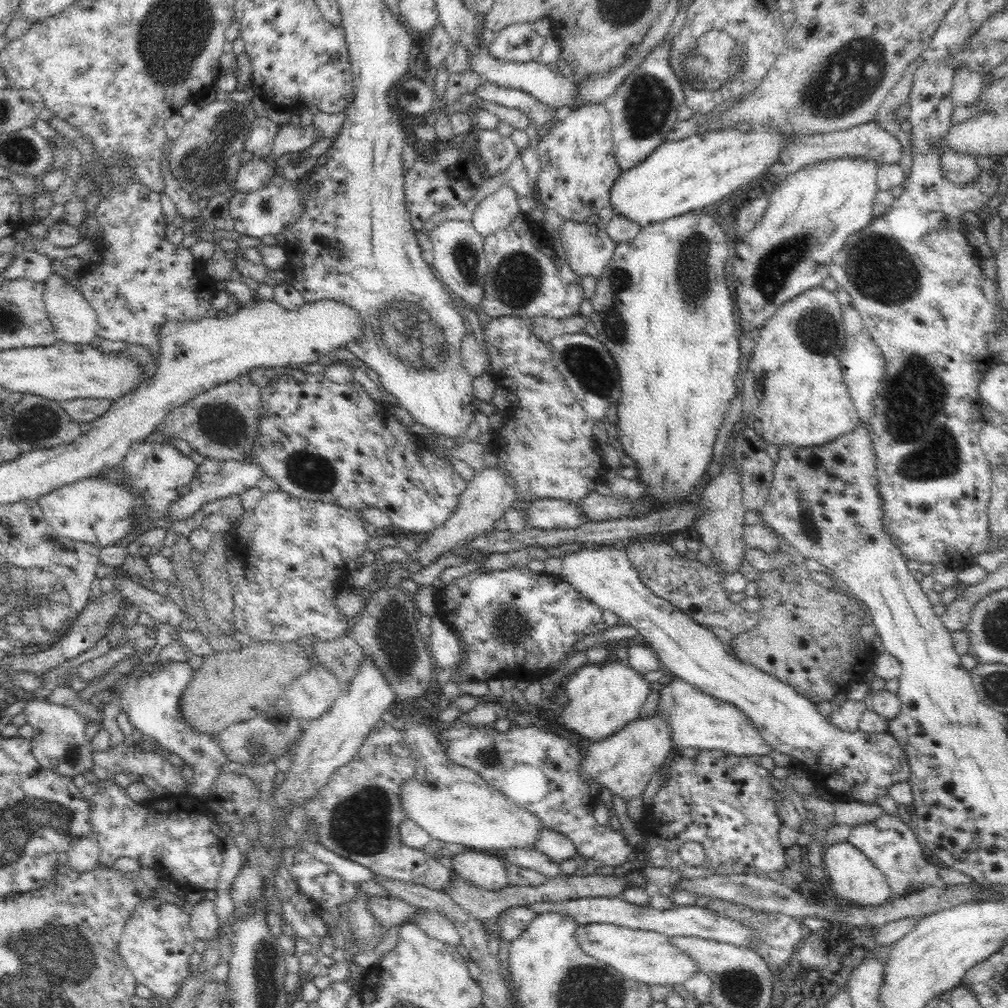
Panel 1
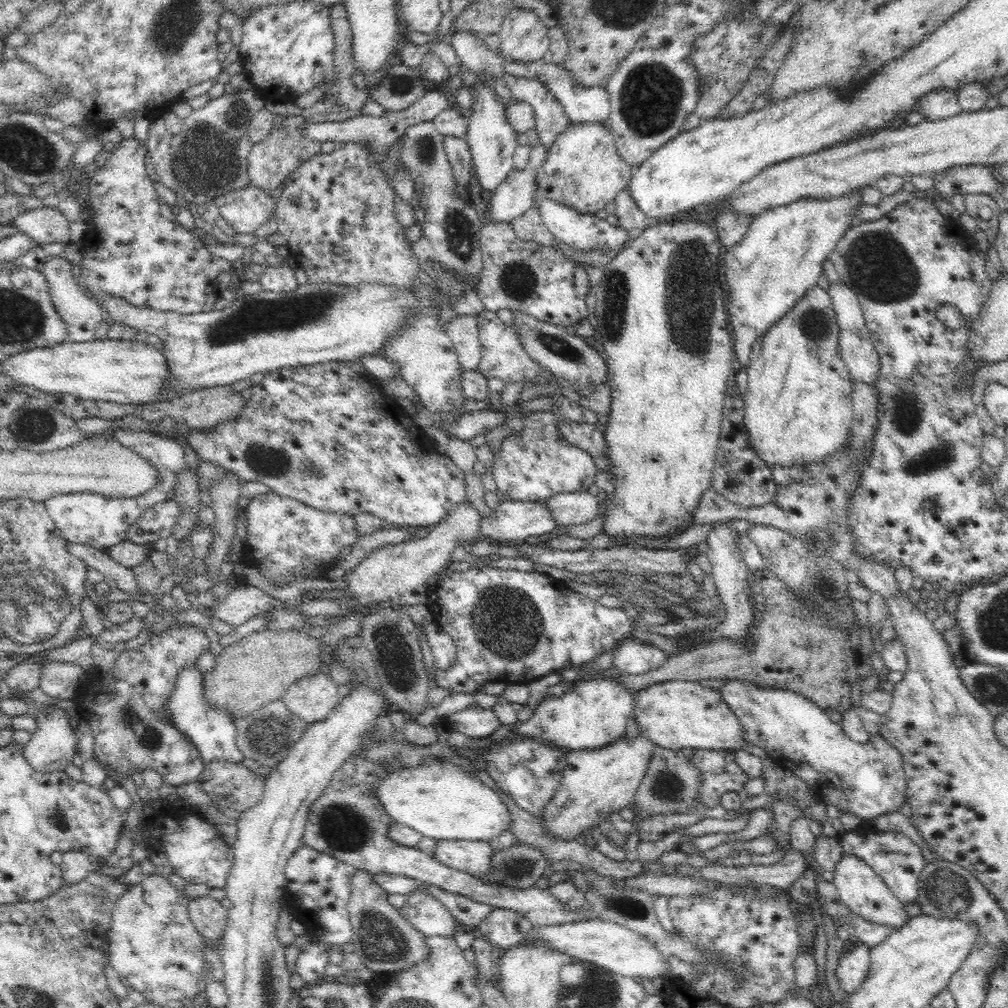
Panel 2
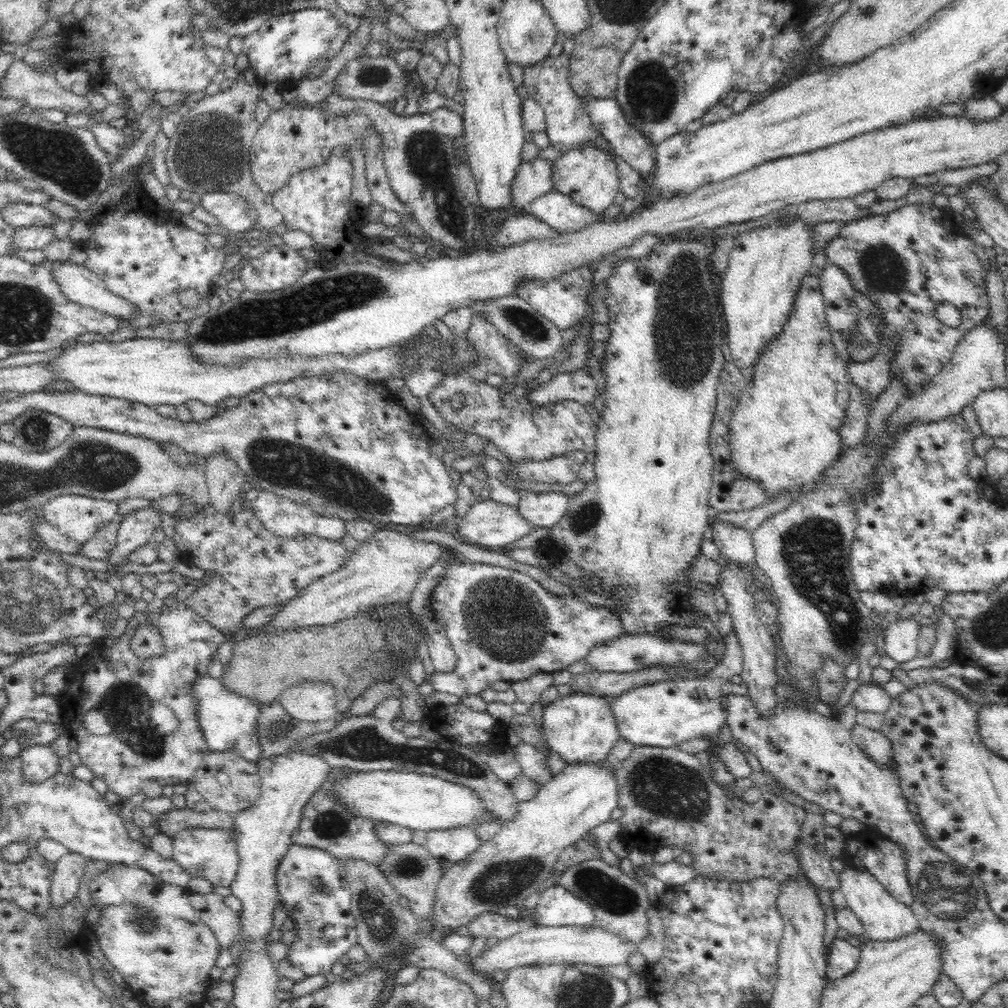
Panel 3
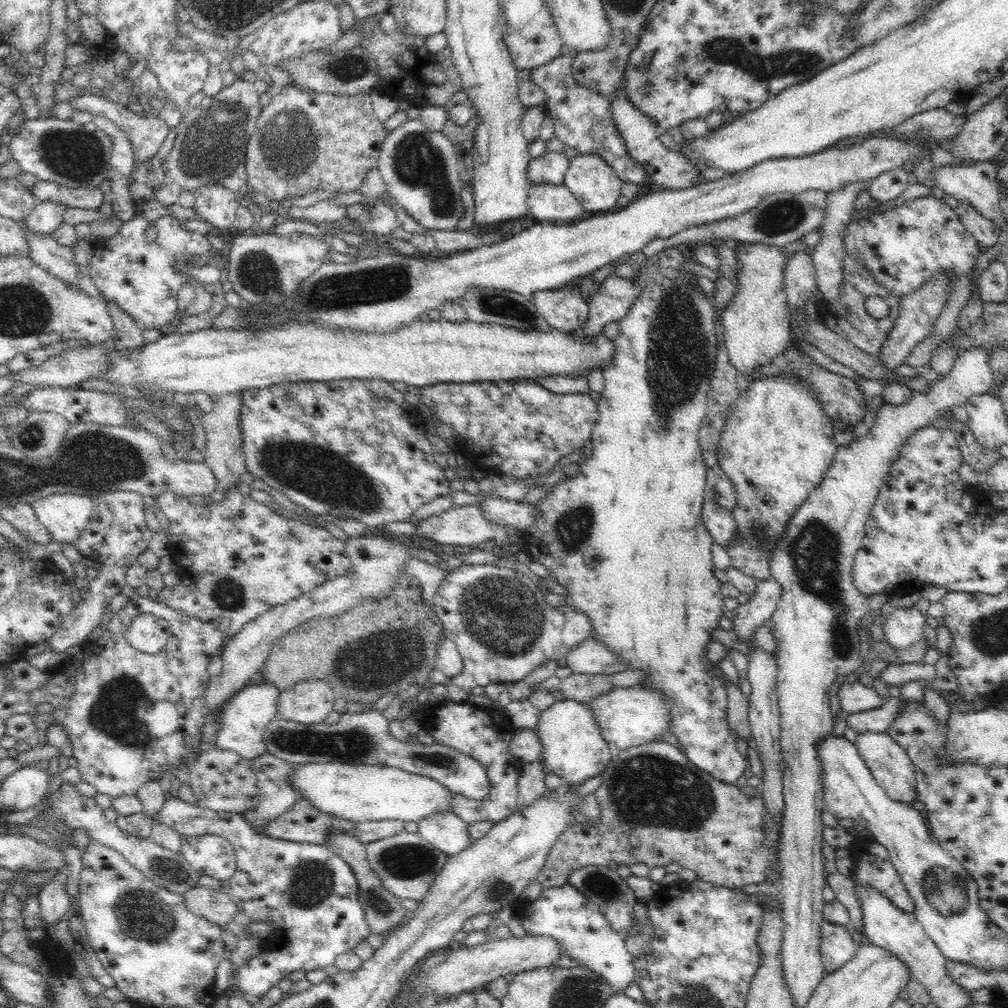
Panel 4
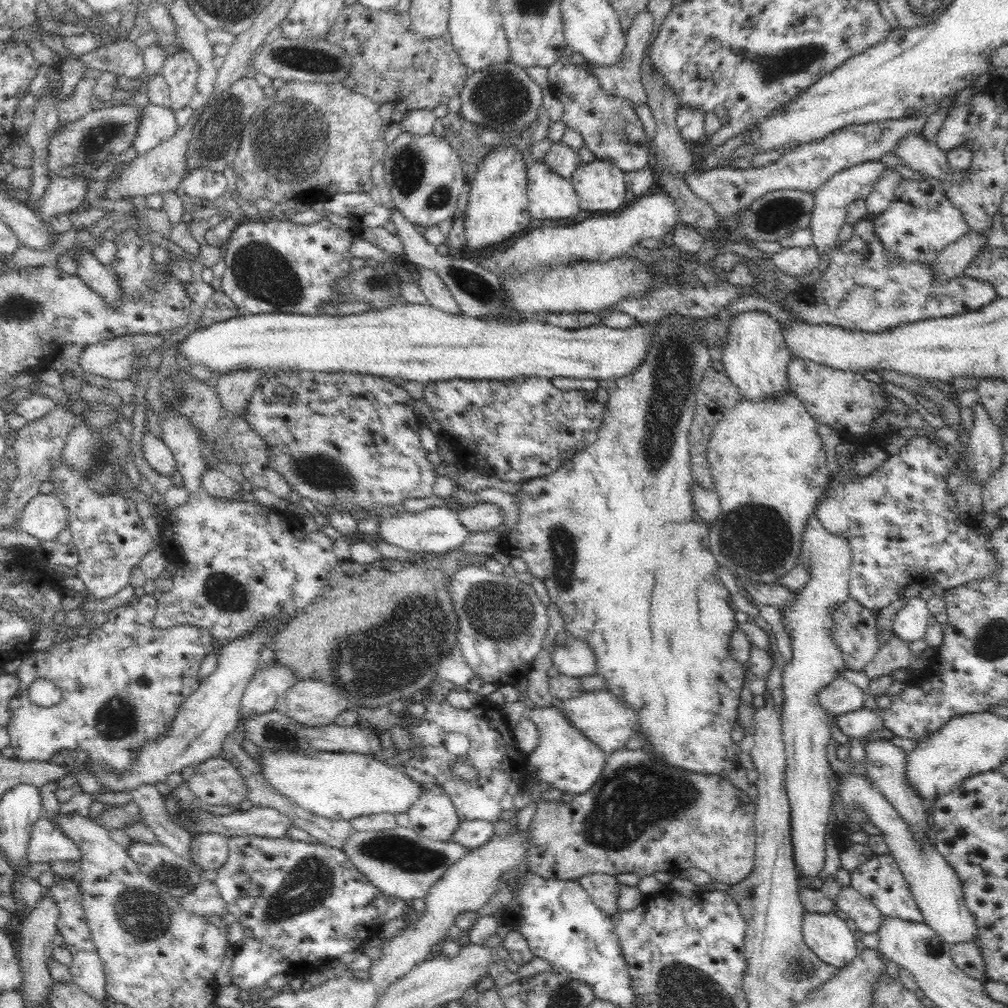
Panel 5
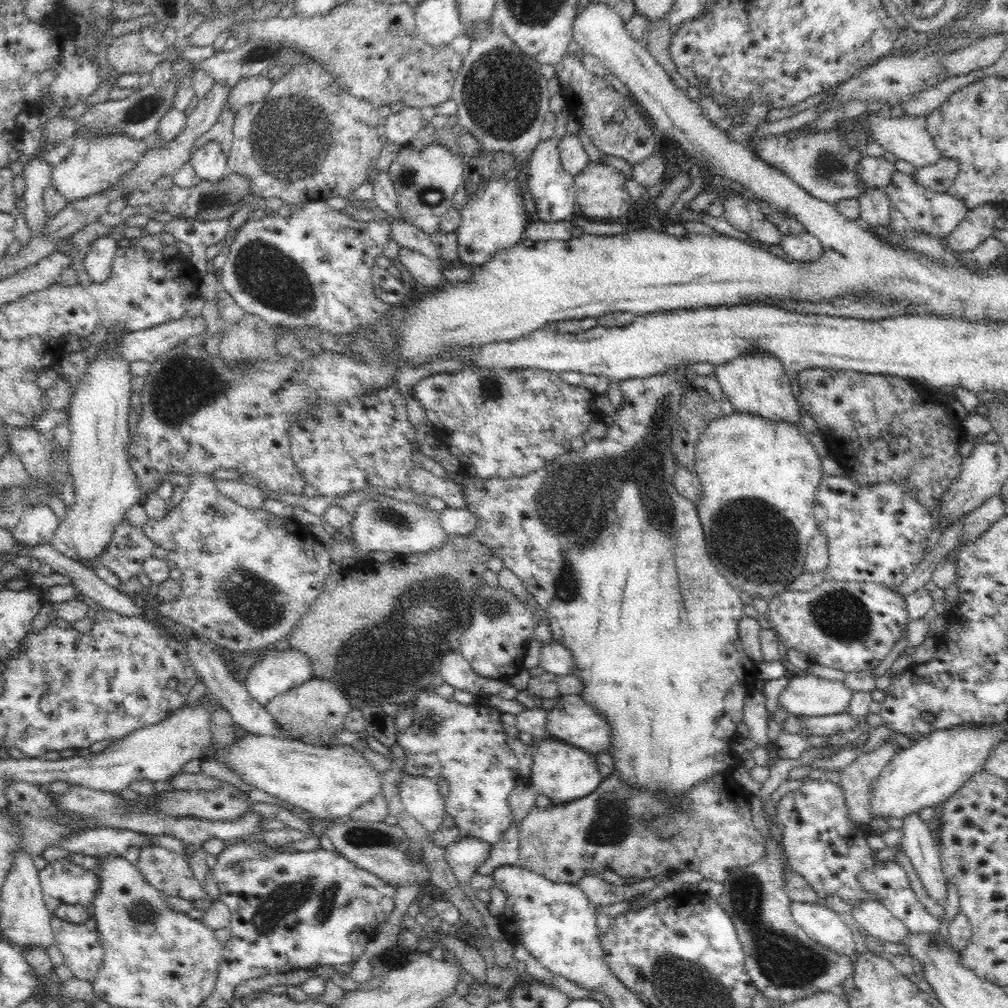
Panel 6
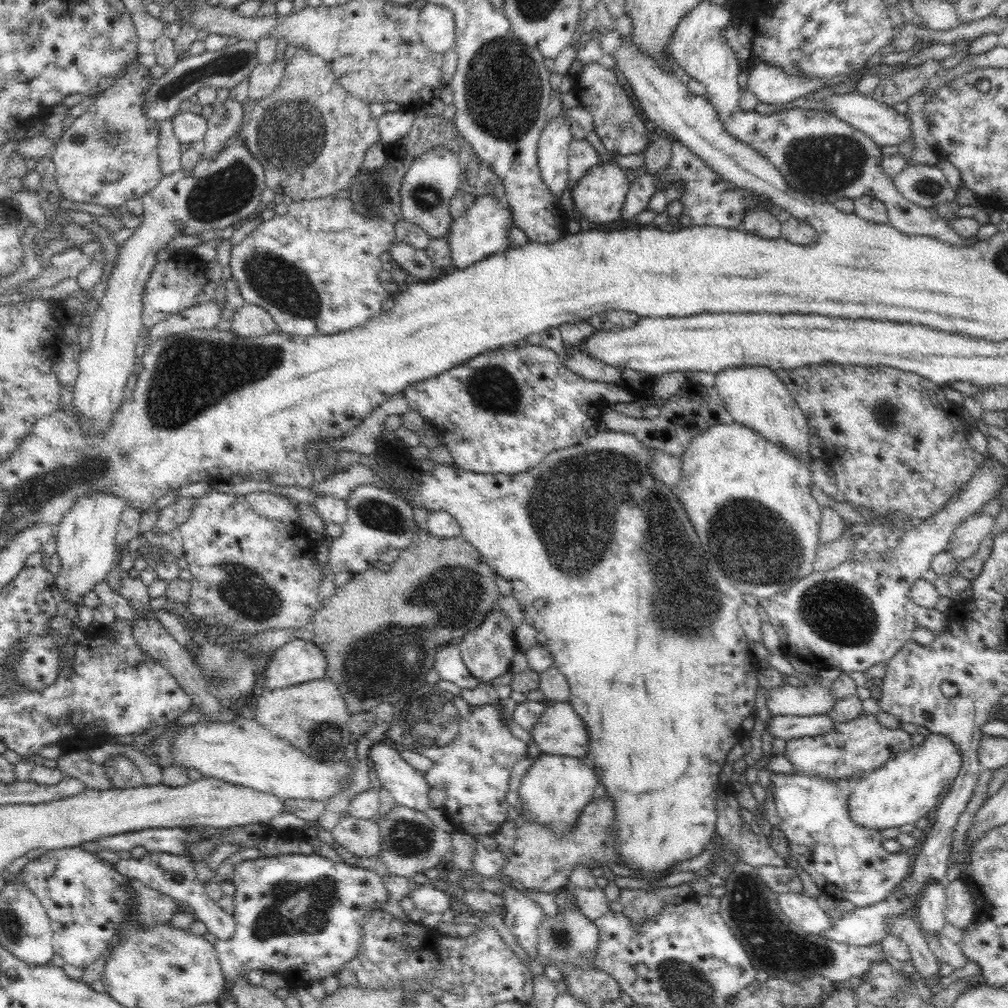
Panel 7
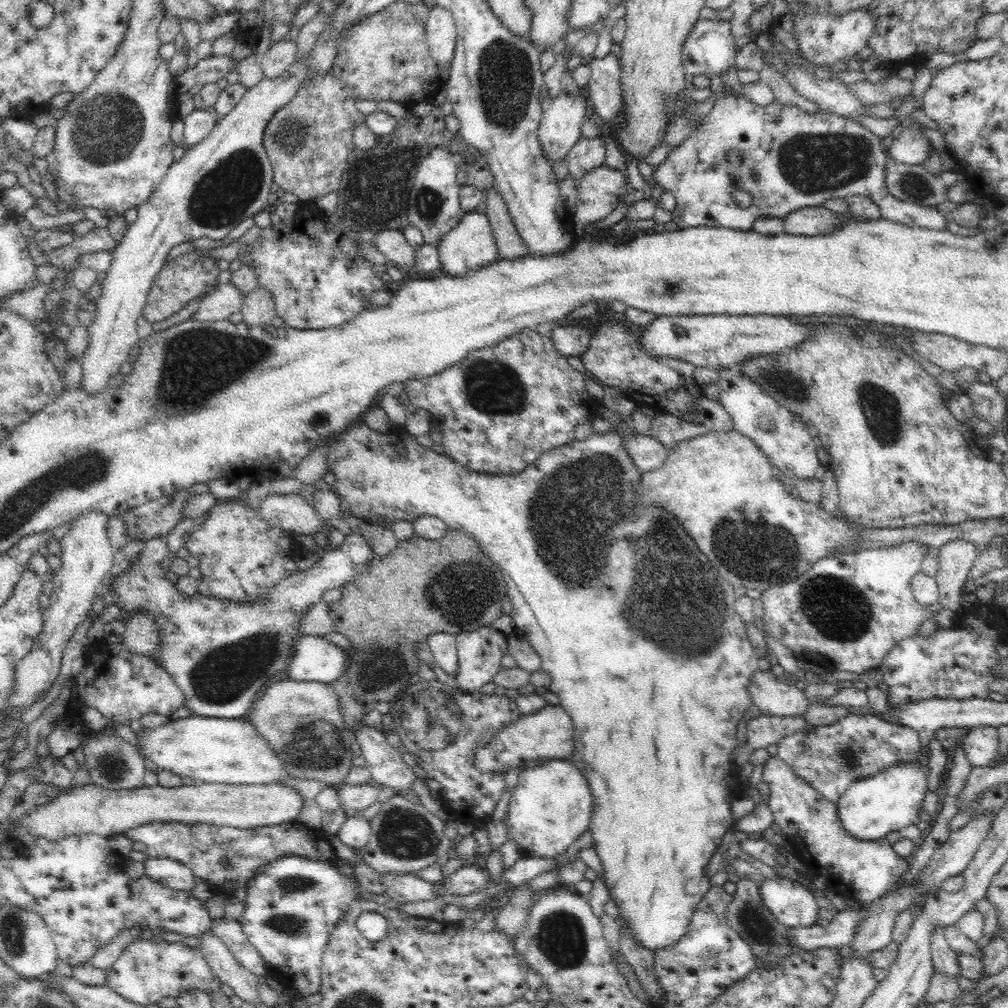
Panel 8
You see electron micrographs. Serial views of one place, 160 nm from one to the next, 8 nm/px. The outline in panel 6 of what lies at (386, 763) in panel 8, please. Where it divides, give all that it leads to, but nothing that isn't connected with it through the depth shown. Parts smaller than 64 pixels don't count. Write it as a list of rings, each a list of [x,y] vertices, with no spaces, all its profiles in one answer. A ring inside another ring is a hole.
[[[404,774],[401,778],[402,784],[399,788],[399,797],[402,804],[406,809],[406,812],[410,814],[421,826],[430,834],[441,830],[441,824],[447,814],[445,809],[445,799],[438,791],[439,786],[435,779],[428,777],[417,777],[408,774]]]

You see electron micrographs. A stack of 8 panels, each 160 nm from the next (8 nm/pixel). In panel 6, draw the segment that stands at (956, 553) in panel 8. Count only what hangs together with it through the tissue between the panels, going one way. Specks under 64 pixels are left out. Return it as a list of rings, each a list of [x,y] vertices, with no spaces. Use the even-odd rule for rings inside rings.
[[[1001,493],[992,494],[990,498],[986,498],[978,508],[966,515],[961,540],[965,540],[966,543],[974,542],[974,539],[986,532],[994,521],[1000,520],[1006,515],[1004,506],[1005,502]]]

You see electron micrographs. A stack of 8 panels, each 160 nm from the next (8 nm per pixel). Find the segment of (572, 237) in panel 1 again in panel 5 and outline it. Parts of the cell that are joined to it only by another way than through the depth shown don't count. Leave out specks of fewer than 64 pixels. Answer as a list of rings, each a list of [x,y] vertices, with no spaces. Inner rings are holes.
[[[537,160],[527,167],[528,210],[536,220],[572,218],[580,212],[578,195],[572,181],[551,171],[544,161]]]

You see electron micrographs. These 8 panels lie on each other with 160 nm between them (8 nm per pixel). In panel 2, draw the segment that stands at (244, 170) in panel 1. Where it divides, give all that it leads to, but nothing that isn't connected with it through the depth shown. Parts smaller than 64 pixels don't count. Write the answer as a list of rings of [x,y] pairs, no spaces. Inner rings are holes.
[[[302,115],[283,117],[280,128],[272,129],[271,135],[265,141],[256,146],[252,146],[248,156],[248,181],[250,185],[262,188],[266,191],[275,190],[280,186],[280,182],[293,171],[296,170],[305,160],[312,156],[319,155],[321,144],[298,133],[298,126],[304,126],[305,118]]]

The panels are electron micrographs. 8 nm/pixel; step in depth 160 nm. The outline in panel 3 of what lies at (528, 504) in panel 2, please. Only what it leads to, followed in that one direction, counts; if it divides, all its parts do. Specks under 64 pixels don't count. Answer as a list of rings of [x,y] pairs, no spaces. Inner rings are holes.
[[[496,499],[481,500],[471,505],[467,514],[462,519],[458,519],[456,536],[464,542],[480,544],[489,549],[501,550],[508,544],[520,540],[526,534],[530,534],[536,526],[530,524],[525,518],[520,516],[517,506],[507,505],[496,502]]]

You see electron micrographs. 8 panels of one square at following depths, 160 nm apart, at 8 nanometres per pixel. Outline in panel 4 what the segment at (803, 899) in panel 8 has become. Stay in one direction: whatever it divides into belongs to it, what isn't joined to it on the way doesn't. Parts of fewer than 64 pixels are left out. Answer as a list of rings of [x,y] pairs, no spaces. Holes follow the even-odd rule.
[[[826,920],[821,926],[820,953],[828,974],[846,966],[856,954],[858,944],[854,942],[849,931],[850,927],[835,925]]]

